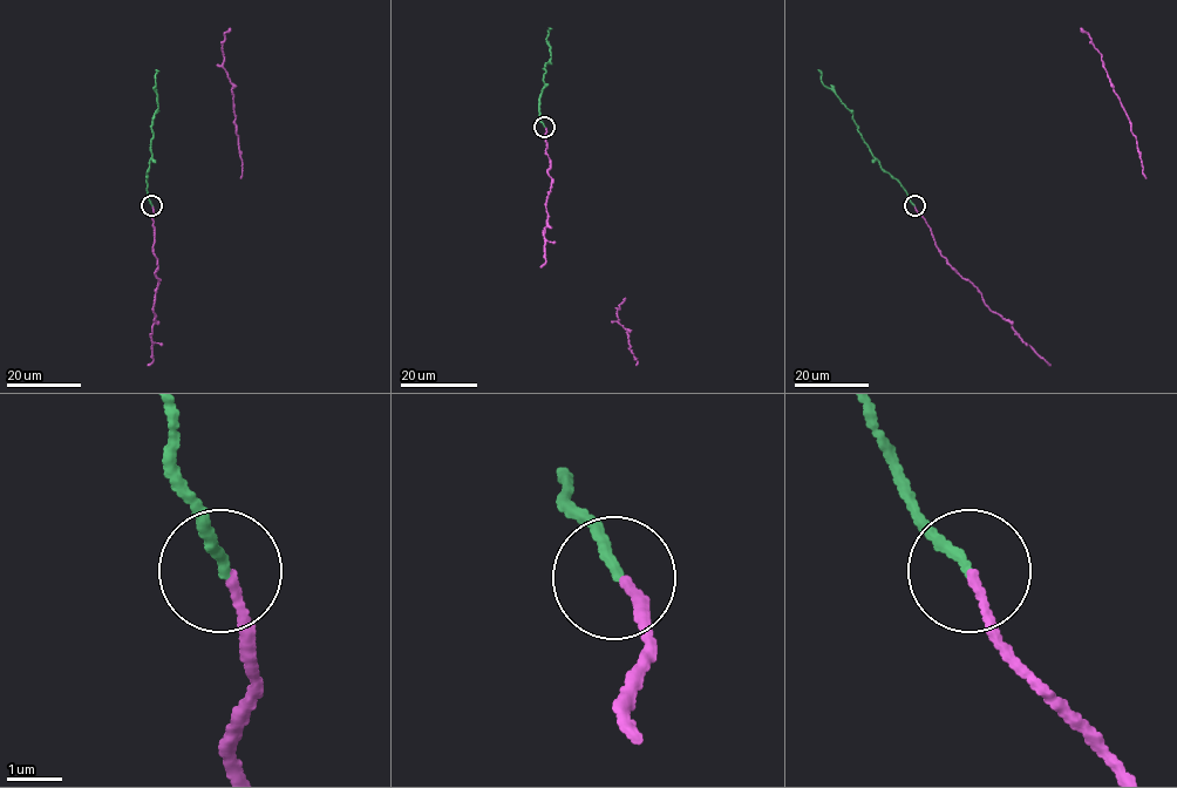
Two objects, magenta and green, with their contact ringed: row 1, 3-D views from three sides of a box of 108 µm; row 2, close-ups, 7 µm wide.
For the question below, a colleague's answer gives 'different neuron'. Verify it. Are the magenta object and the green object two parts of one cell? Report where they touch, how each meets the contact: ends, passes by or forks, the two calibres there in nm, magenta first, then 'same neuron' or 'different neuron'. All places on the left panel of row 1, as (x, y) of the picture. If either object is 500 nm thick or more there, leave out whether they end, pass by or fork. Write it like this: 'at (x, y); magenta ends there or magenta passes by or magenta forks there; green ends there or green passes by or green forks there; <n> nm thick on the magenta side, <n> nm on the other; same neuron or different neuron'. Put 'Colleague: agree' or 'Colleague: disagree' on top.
Colleague: disagree
at (151, 205); magenta ends there; green ends there; 150 nm thick on the magenta side, 200 nm on the other; same neuron

